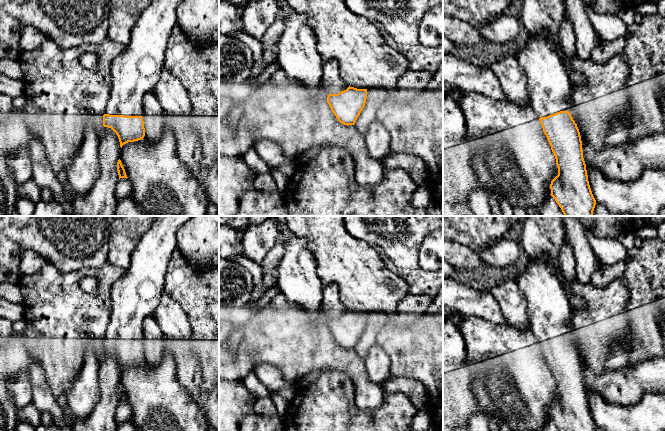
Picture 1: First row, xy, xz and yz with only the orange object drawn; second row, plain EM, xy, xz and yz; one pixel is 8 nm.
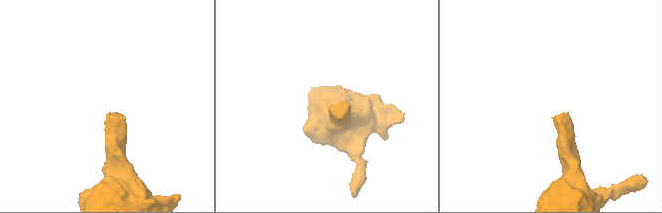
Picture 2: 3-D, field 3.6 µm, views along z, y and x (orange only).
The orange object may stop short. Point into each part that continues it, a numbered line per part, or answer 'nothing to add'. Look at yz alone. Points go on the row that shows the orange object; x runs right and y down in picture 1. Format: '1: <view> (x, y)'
1: yz (549, 87)

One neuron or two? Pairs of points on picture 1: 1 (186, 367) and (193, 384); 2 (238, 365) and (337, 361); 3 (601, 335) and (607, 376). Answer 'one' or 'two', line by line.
1: one
2: one
3: two

